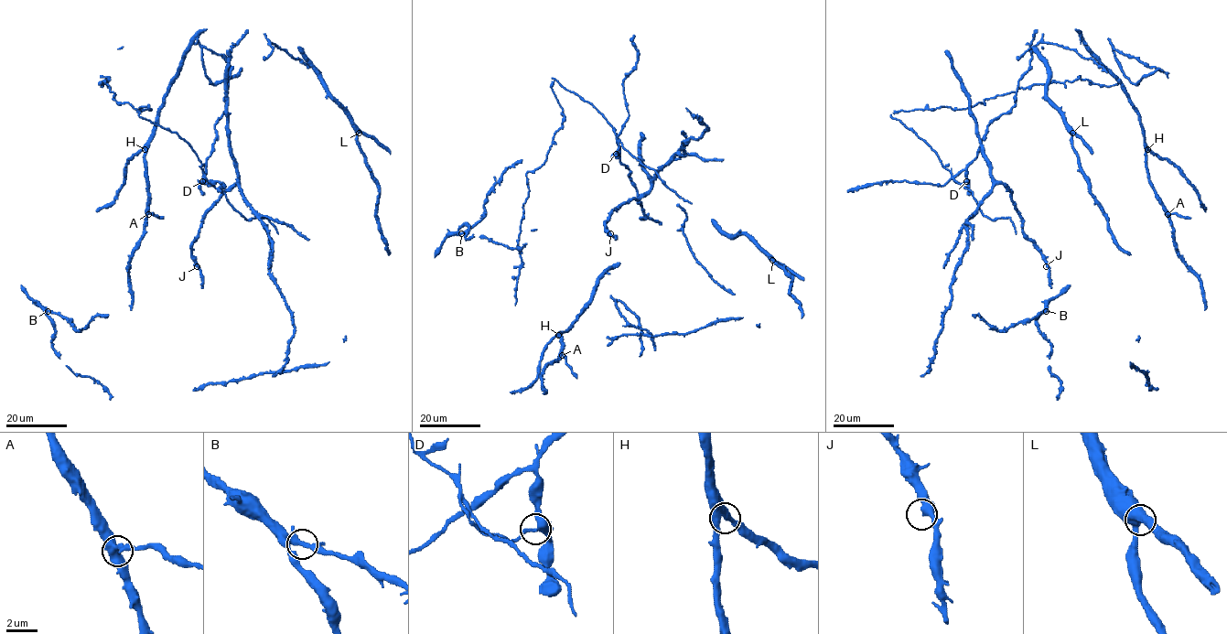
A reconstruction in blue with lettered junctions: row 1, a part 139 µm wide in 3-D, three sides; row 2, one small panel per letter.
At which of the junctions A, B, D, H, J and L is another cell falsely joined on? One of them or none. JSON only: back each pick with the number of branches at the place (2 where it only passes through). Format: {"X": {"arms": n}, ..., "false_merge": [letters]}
{"D": {"arms": 3}, "false_merge": ["D"]}

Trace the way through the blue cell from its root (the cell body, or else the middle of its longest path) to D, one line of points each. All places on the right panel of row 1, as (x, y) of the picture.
D: (1018, 89), (1015, 105), (987, 126), (977, 155), (967, 167), (966, 181)

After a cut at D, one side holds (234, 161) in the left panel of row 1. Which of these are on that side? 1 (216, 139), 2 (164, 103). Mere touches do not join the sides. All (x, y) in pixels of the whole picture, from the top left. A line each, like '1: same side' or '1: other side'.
1: same side
2: same side

